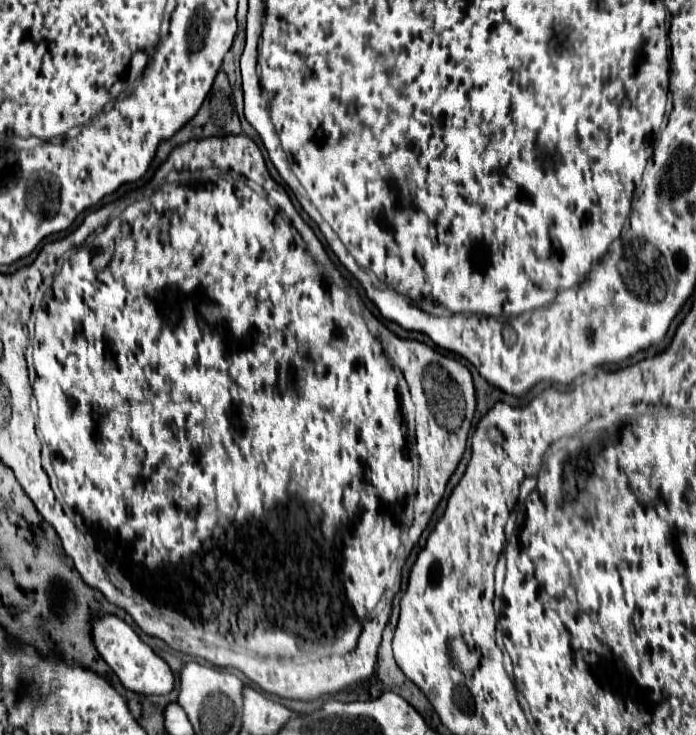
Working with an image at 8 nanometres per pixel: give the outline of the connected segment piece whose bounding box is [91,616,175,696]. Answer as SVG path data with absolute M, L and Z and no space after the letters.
M99 616L93 620L93 640L103 656L103 660L111 666L111 670L117 674L121 684L137 694L169 694L175 688L175 676L169 668L169 664L159 658L151 646L147 646L121 618L117 616Z

